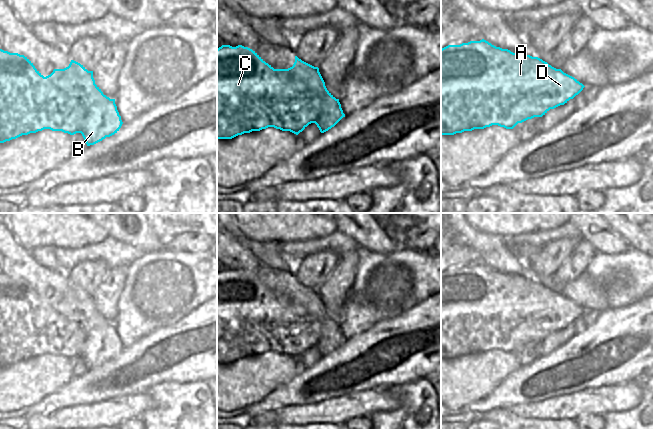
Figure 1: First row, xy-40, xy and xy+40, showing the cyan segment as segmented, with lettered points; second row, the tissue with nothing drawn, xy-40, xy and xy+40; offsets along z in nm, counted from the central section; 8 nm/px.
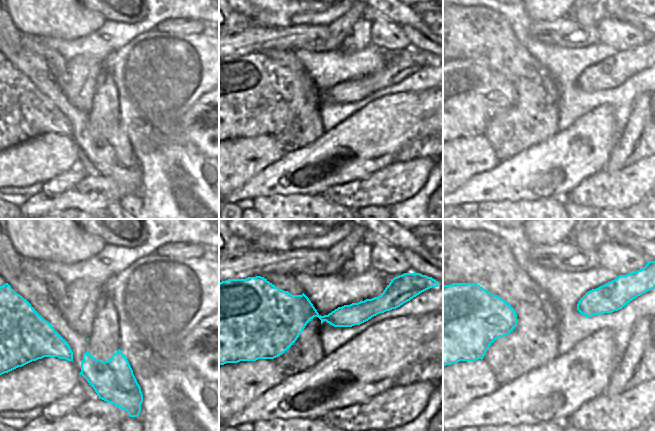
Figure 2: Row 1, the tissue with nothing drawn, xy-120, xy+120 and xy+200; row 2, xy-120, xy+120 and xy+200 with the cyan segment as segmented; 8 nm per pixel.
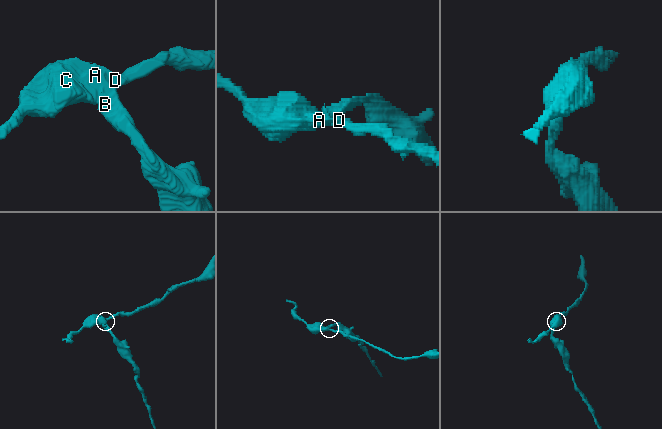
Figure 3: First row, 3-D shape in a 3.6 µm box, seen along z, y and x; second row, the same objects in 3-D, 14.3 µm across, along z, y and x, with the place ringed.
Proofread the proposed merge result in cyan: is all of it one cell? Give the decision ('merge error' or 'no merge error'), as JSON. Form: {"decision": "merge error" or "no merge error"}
{"decision": "merge error"}

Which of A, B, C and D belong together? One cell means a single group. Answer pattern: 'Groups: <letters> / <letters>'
Groups: A C D / B

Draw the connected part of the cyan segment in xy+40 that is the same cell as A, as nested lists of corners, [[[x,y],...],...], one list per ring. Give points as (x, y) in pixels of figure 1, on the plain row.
[[[482,263],[480,265],[470,265],[460,269],[448,269],[441,273],[441,359],[454,359],[464,355],[474,353],[484,353],[492,349],[498,349],[506,353],[513,353],[518,347],[522,347],[534,341],[542,341],[550,333],[564,329],[570,323],[578,319],[585,310],[574,301],[564,297],[561,293],[556,293],[538,281],[526,279],[522,275],[515,277],[508,273],[502,273]]]

